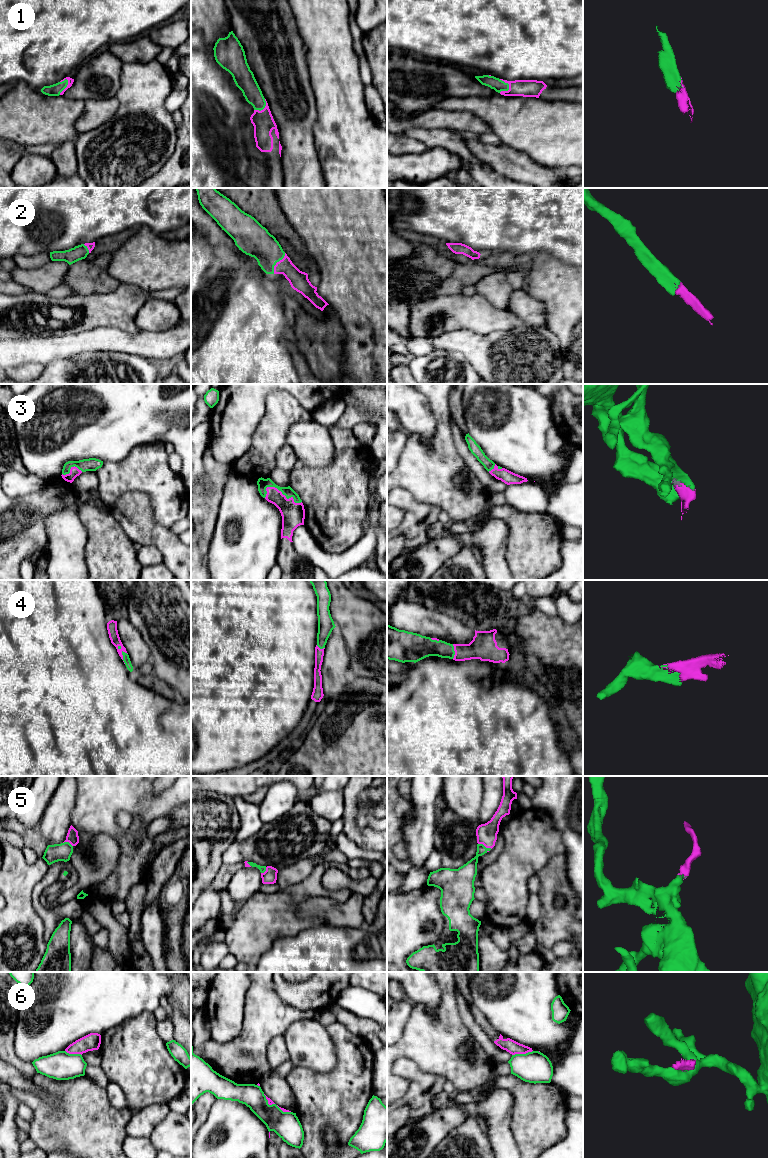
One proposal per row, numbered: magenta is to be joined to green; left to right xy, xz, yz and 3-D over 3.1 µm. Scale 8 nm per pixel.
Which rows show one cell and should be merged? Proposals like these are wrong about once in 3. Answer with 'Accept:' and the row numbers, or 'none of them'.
Accept: 1, 2, 3, 4, 5

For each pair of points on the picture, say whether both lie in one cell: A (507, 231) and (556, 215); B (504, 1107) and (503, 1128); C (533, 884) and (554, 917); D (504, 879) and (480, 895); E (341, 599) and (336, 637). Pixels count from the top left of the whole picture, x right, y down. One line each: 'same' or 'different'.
A: same
B: same
C: different
D: different
E: different

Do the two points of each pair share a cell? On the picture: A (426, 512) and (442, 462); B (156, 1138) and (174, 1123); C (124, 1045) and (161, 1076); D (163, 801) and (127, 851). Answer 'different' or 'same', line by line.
A: different
B: same
C: same
D: different

